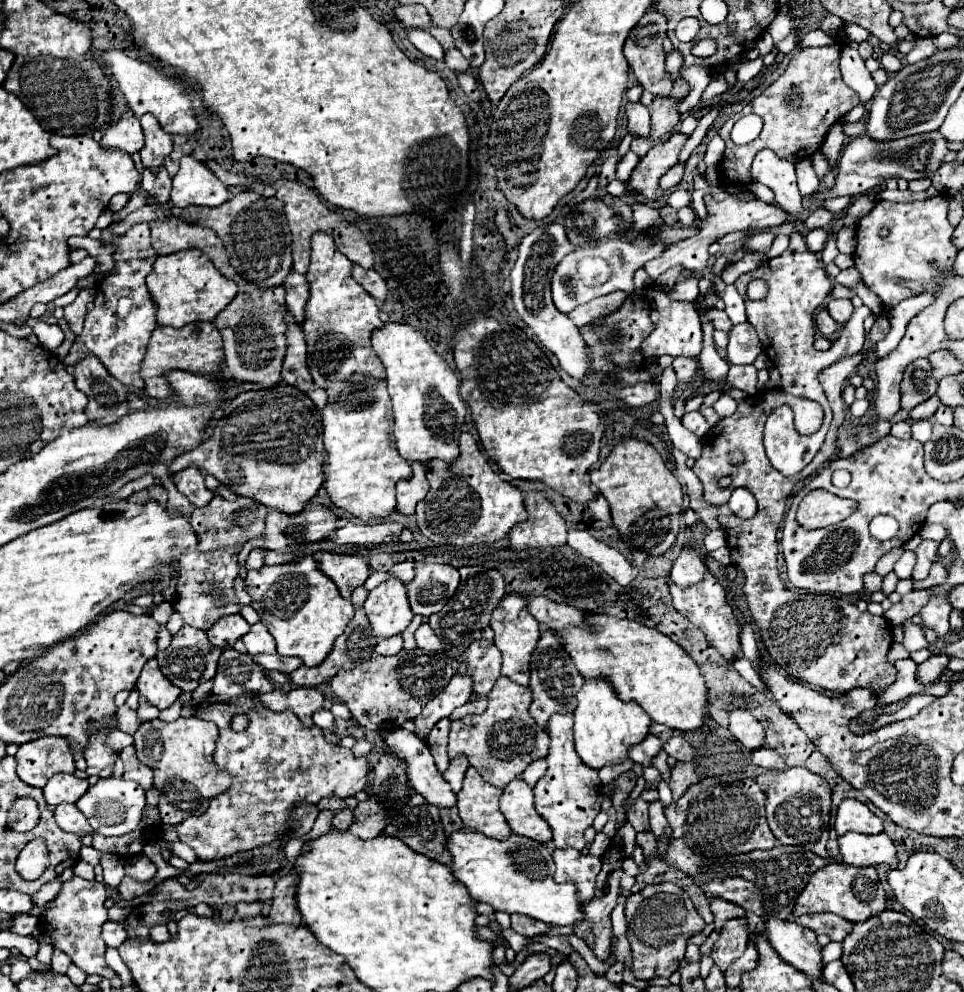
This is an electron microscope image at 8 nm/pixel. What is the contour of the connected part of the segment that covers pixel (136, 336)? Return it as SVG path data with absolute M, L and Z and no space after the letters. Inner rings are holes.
M136 223L124 235L114 235L112 227L104 227L100 241L110 243L114 247L114 273L106 275L96 287L94 309L86 313L84 329L78 335L78 341L74 341L64 363L72 365L82 355L94 353L110 371L110 375L116 377L120 383L143 389L144 380L139 374L140 361L144 357L148 339L156 327L156 303L150 297L144 279L152 271L152 263L158 255L150 245L148 223ZM140 253L146 253L146 257L140 257Z

